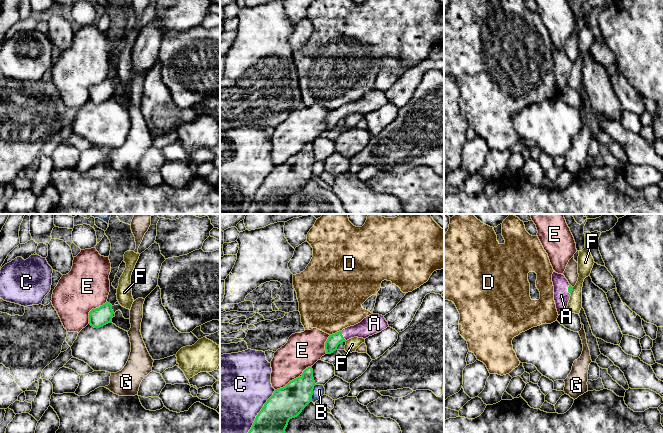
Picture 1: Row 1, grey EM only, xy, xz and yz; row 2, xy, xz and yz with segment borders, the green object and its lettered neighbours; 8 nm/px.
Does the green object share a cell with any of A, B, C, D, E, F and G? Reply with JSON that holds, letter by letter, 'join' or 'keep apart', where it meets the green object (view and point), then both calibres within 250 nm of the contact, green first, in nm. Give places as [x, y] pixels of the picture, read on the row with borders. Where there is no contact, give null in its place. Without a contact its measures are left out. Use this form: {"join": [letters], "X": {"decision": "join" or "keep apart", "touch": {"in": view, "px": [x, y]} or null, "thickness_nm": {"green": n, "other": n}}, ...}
{"join": ["A"], "A": {"decision": "join", "touch": {"in": "xz", "px": [342, 336]}, "thickness_nm": {"green": 100, "other": 150}}, "B": {"decision": "keep apart", "touch": {"in": "xz", "px": [312, 393]}, "thickness_nm": {"green": 260, "other": 90}}, "C": {"decision": "keep apart", "touch": {"in": "xz", "px": [260, 411]}, "thickness_nm": {"green": 260, "other": 500}}, "D": {"decision": "keep apart", "touch": {"in": "xz", "px": [335, 333]}, "thickness_nm": {"green": 100, "other": 460}}, "E": {"decision": "keep apart", "touch": {"in": "xy", "px": [92, 309]}, "thickness_nm": {"green": 150, "other": 360}}, "F": {"decision": "keep apart", "touch": {"in": "yz", "px": [572, 289]}, "thickness_nm": {"green": 50, "other": 130}}, "G": {"decision": "keep apart", "touch": {"in": "yz", "px": [571, 286]}, "thickness_nm": {"green": 50, "other": 110}}}

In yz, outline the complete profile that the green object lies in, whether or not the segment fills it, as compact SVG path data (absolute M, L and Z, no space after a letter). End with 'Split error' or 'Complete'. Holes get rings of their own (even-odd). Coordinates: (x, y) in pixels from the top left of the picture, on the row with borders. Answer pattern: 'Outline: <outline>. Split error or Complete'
Outline: M555 271L552 274L552 282L556 309L558 315L561 315L567 309L573 287L569 284L564 275L558 274Z. Split error

